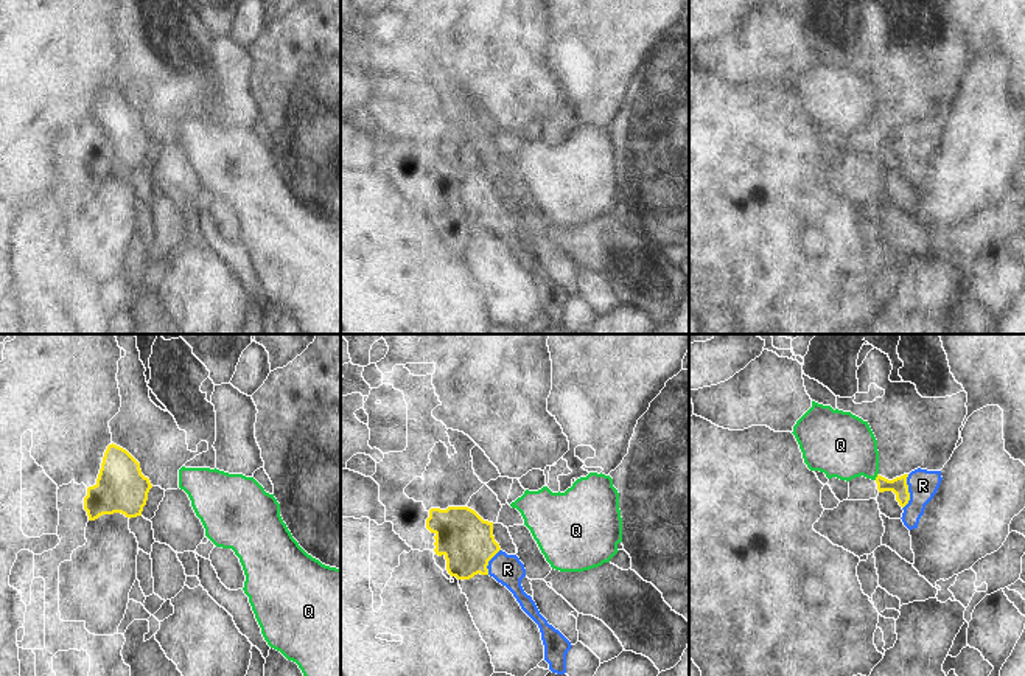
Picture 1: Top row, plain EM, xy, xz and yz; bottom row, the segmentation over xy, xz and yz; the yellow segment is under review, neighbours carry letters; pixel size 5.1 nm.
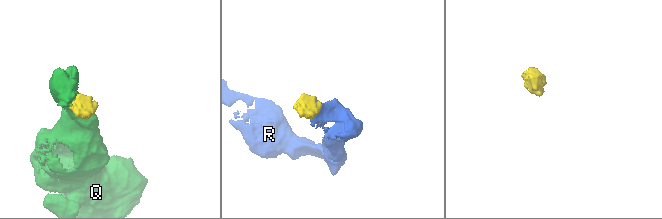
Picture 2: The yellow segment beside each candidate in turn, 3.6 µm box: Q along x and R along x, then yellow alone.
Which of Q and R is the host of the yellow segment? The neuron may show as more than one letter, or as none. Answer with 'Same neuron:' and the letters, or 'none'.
Same neuron: R

